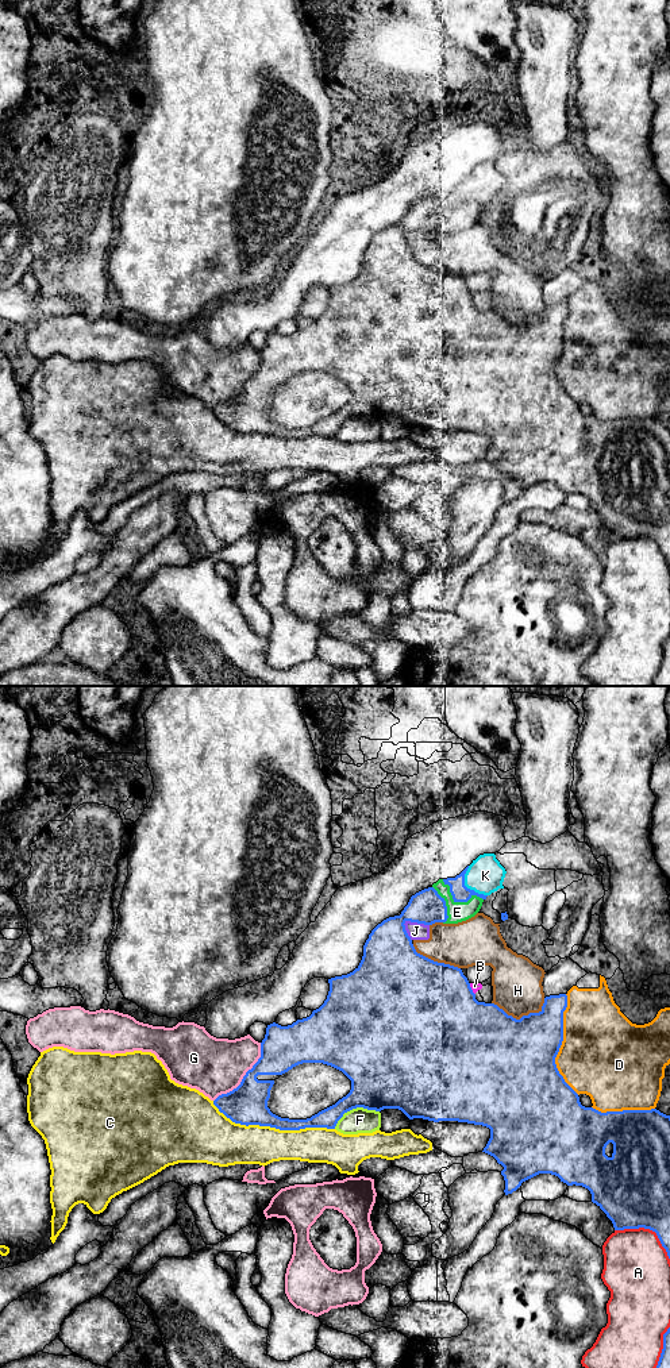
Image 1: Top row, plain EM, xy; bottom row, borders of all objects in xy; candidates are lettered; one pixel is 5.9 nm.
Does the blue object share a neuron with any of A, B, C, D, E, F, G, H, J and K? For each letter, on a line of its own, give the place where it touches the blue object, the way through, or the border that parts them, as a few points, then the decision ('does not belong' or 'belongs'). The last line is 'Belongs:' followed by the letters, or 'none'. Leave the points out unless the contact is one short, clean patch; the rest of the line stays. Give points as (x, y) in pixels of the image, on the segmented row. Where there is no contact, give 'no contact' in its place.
A: xy (649, 1228) | does not belong
B: xy (470, 989) | does not belong
C: xy (272, 1126) | does not belong
D: xy (561, 1044) | does not belong
E: xy (458, 901) | does not belong
F: xy (354, 1108) | does not belong
G: xy (243, 1076) | does not belong
H: xy (523, 1016) | does not belong
J: xy (416, 921) | does not belong
K: xy (465, 886) | does not belong
Belongs: none

